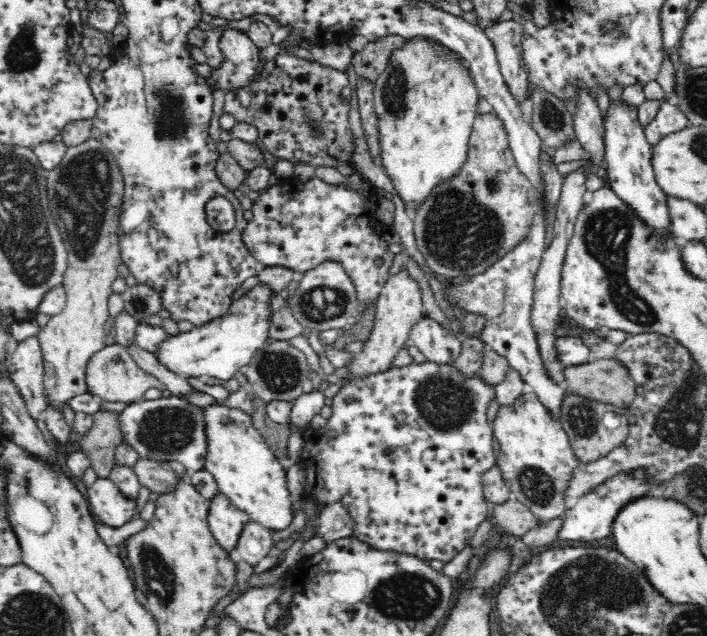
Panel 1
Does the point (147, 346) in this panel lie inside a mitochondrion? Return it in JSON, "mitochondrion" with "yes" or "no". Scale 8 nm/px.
{"mitochondrion":"no"}

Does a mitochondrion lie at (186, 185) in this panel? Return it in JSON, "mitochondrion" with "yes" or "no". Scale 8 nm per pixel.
{"mitochondrion":"no"}

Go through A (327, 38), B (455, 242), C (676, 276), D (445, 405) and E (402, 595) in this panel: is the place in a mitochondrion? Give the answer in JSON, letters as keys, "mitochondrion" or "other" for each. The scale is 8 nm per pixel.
{"A":"other","B":"mitochondrion","C":"other","D":"mitochondrion","E":"mitochondrion"}

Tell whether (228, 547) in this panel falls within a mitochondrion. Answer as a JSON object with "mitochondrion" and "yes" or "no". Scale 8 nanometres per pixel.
{"mitochondrion":"no"}

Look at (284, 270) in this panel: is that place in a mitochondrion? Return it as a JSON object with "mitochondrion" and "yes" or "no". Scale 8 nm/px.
{"mitochondrion":"no"}

